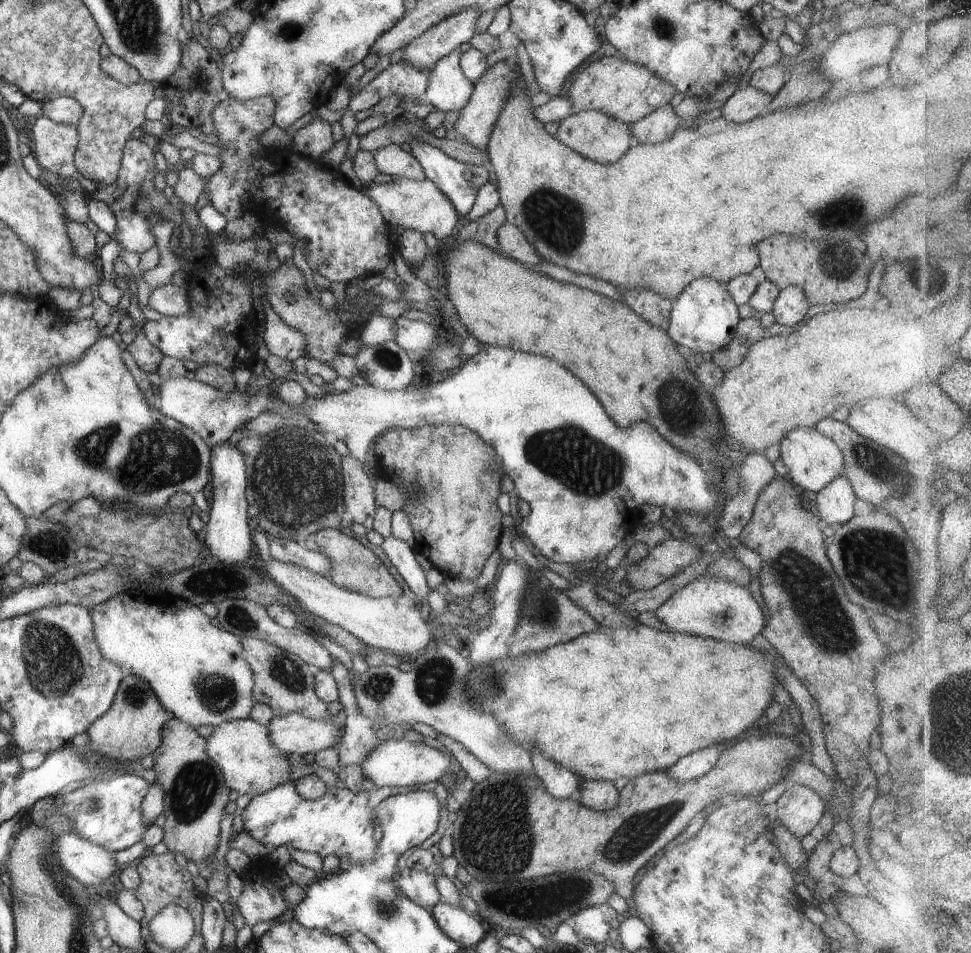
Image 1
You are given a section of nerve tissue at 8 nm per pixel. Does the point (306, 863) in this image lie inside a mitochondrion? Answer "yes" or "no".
no

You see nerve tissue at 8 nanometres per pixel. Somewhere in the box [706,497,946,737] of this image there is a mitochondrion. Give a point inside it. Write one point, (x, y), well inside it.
(803, 582)

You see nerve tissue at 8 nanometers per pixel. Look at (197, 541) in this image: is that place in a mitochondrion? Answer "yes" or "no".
no

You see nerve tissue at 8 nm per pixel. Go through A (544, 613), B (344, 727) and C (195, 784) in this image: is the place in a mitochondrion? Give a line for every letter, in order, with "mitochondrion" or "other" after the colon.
A: mitochondrion
B: other
C: mitochondrion

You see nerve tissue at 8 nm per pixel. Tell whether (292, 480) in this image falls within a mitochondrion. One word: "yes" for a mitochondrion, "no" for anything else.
yes

